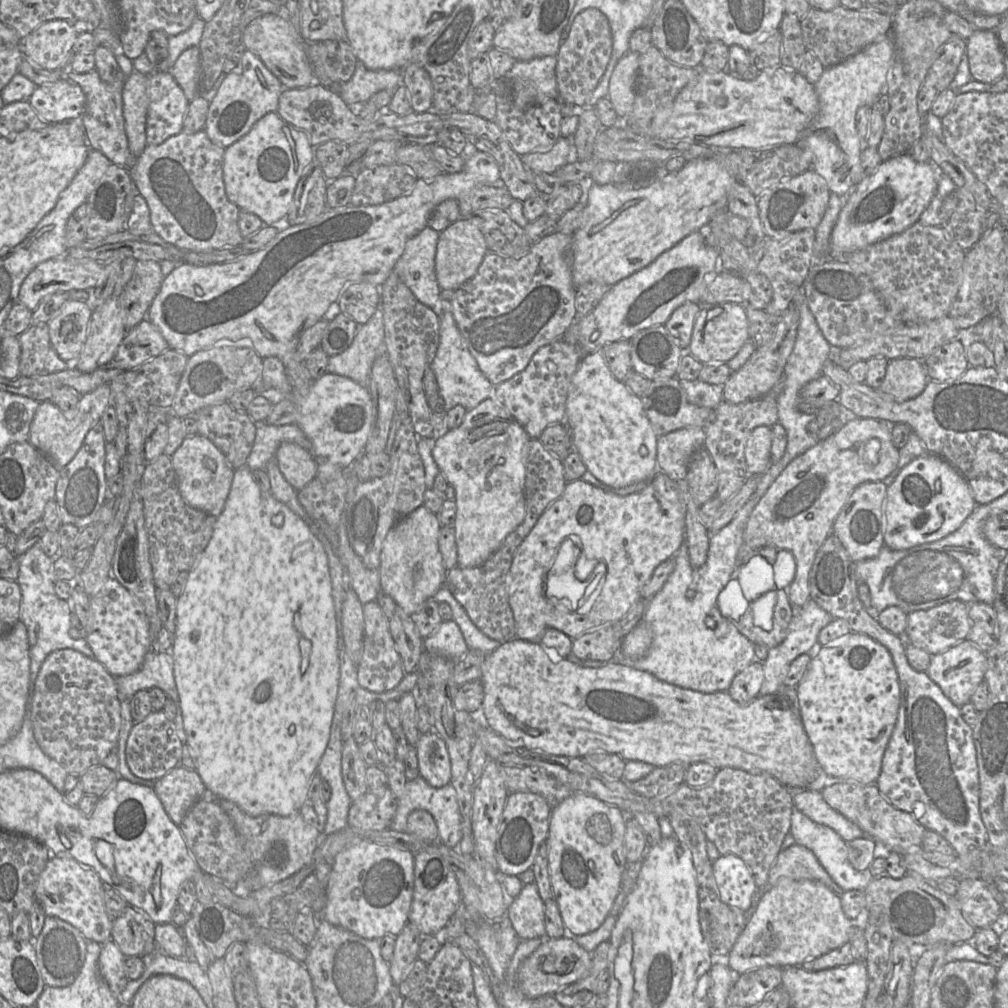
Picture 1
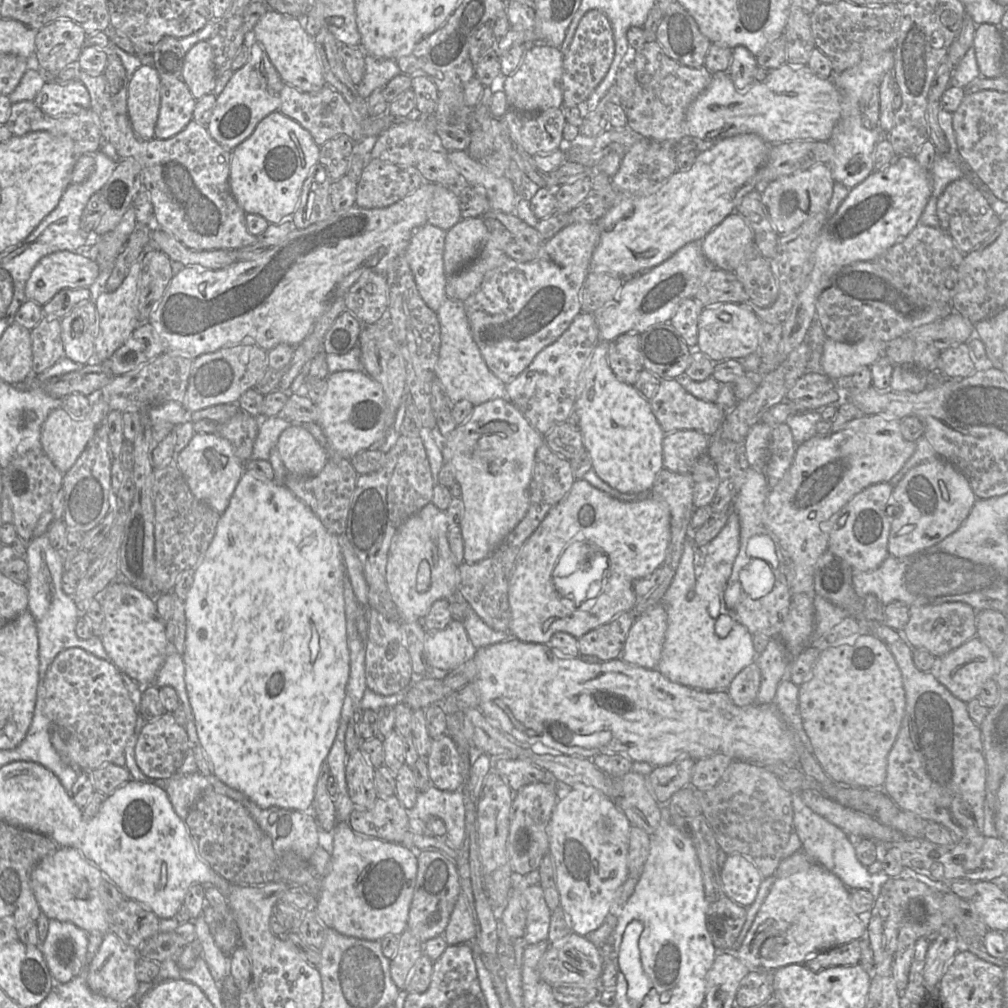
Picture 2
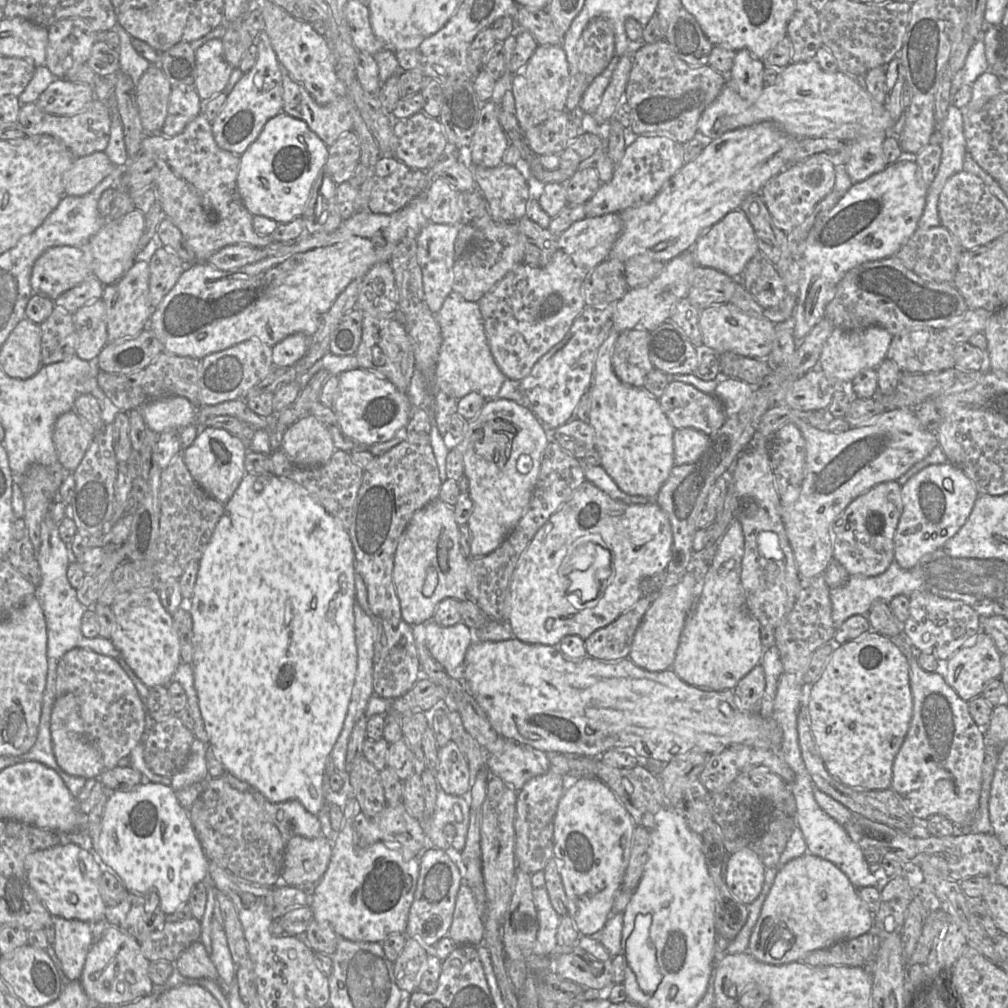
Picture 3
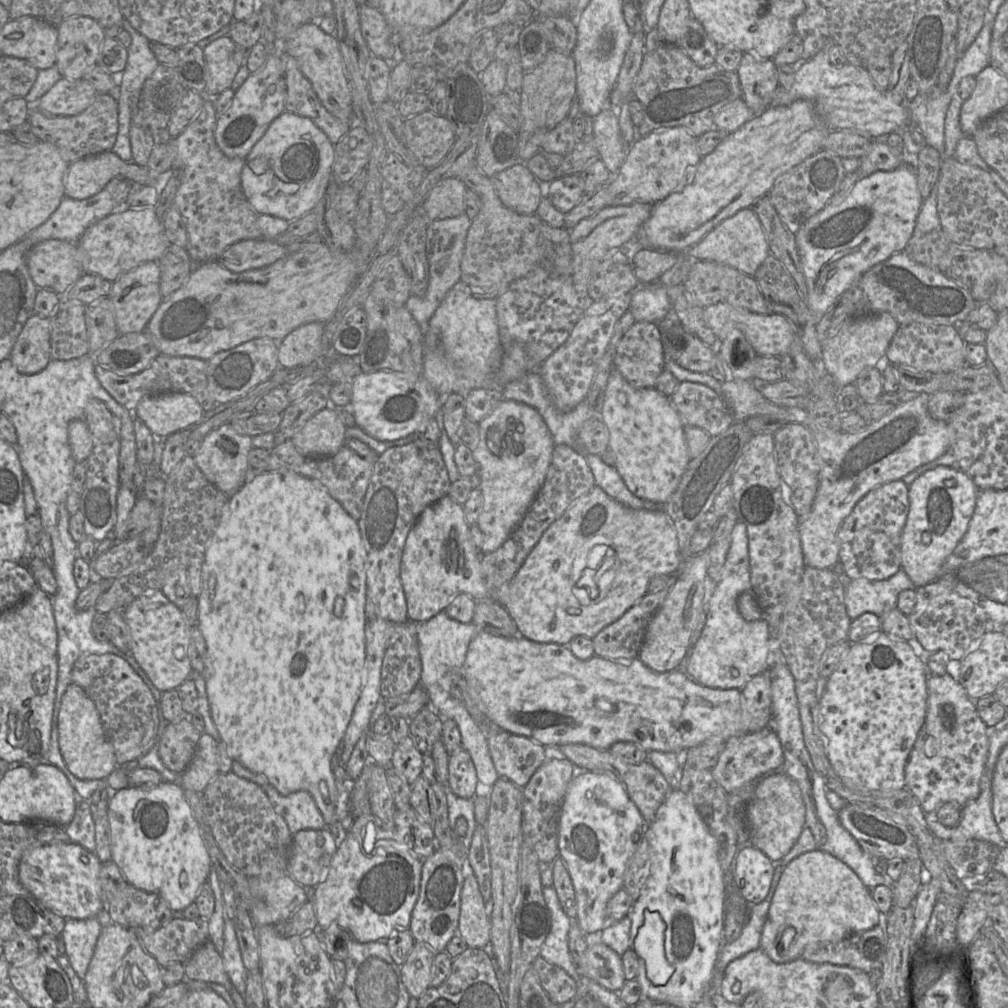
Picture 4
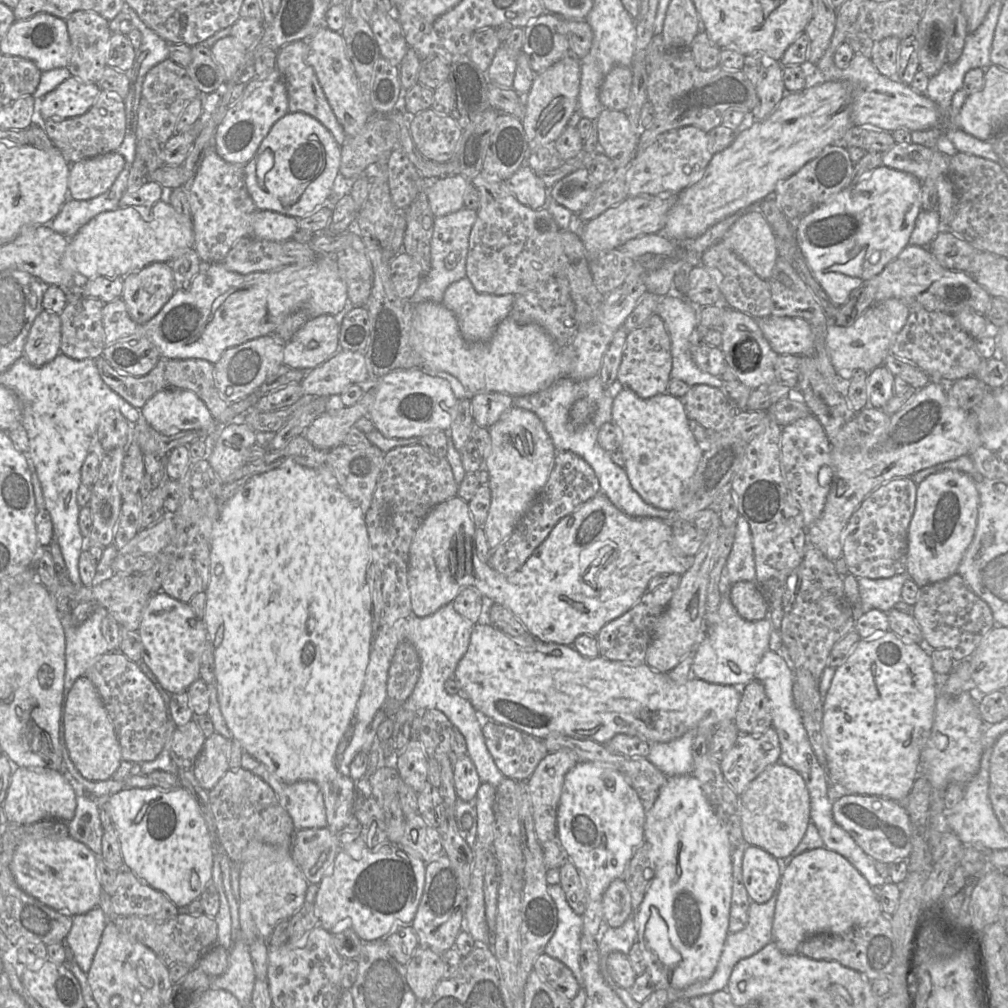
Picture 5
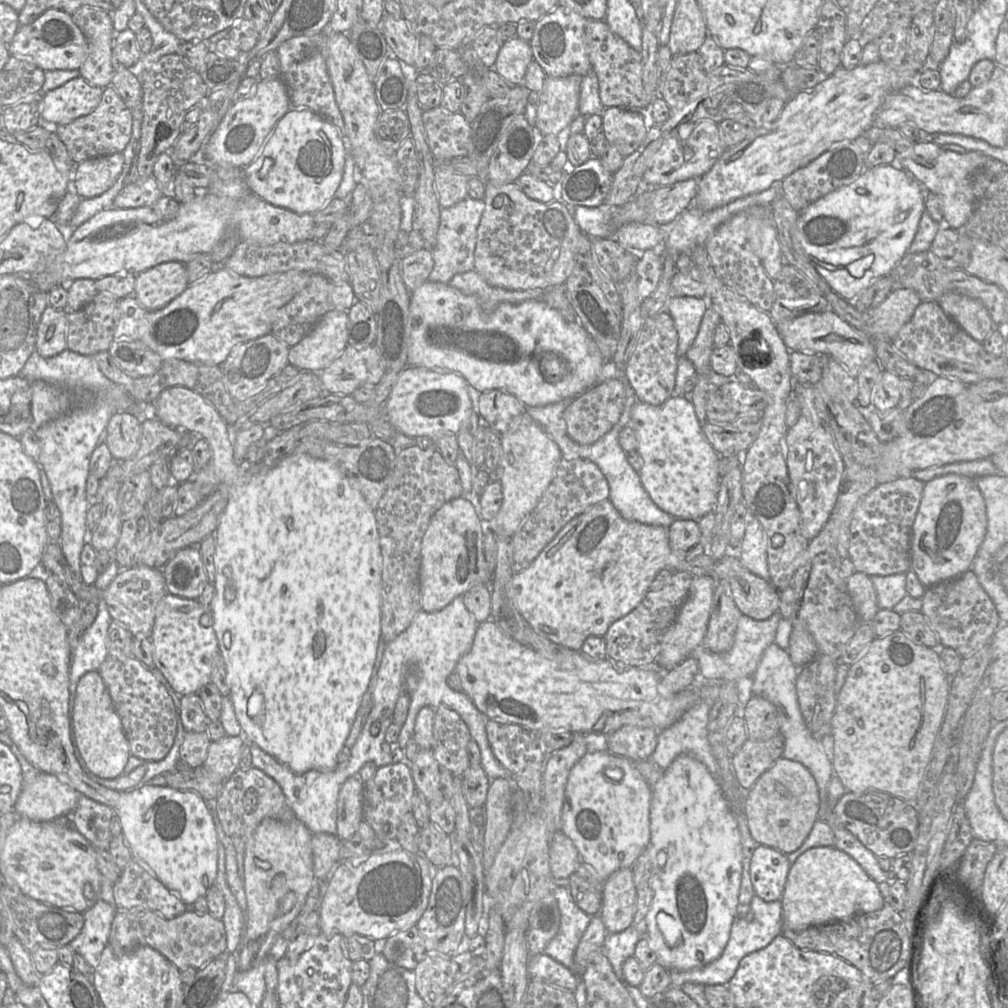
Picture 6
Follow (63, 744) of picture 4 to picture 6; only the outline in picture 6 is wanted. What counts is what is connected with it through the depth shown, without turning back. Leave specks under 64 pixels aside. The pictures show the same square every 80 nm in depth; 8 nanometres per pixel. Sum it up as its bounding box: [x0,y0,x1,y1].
[69,671,131,779]

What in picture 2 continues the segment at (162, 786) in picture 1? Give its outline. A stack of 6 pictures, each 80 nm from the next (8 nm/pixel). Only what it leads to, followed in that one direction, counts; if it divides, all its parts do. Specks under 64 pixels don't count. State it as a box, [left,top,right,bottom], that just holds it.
[161,771,210,820]

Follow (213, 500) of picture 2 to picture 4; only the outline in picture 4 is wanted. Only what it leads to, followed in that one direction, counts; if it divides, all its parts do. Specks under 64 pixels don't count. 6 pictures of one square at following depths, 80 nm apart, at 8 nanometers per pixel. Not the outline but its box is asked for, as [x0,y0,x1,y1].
[193,423,252,497]

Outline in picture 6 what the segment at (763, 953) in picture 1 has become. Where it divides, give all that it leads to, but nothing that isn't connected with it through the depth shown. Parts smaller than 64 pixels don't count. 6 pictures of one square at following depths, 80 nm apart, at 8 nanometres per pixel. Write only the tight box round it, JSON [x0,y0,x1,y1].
[781,847,884,931]

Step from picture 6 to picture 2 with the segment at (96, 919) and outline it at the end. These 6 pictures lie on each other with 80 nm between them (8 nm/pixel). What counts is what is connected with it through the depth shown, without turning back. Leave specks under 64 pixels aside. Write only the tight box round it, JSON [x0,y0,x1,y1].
[40,919,88,984]

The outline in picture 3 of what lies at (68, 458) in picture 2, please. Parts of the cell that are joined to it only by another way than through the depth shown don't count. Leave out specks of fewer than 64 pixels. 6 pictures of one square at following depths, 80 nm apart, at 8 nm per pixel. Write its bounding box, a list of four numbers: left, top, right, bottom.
[53,410,93,472]

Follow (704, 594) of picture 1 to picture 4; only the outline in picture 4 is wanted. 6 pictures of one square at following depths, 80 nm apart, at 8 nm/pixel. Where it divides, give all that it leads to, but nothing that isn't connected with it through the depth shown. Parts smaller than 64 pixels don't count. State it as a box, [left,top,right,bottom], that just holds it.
[681,520,775,689]

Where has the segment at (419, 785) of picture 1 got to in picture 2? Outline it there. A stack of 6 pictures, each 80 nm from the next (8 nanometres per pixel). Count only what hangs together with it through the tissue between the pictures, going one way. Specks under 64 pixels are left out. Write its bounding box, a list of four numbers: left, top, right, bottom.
[406,786,465,850]

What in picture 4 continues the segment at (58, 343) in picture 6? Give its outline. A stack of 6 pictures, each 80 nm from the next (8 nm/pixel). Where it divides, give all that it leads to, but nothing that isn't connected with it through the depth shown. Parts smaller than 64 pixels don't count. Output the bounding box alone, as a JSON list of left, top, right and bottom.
[9,316,52,374]

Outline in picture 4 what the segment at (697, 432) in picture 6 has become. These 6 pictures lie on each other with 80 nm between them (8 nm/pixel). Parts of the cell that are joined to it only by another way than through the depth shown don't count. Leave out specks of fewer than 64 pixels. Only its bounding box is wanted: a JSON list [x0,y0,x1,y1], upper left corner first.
[595,368,691,504]

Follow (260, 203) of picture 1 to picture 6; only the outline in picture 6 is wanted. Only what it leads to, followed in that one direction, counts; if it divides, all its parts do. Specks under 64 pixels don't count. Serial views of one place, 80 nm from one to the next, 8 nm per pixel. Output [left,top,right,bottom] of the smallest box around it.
[243,108,347,214]

